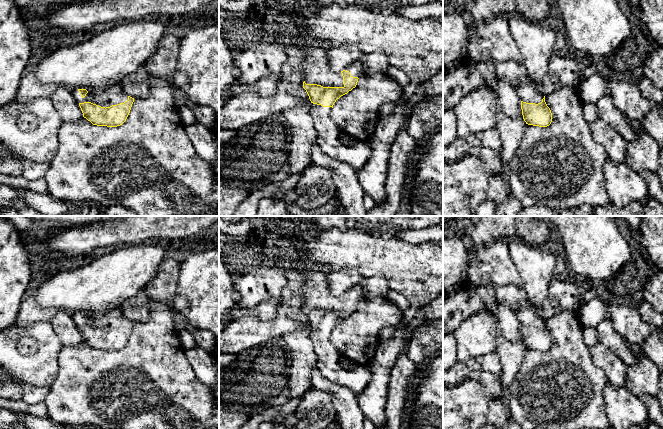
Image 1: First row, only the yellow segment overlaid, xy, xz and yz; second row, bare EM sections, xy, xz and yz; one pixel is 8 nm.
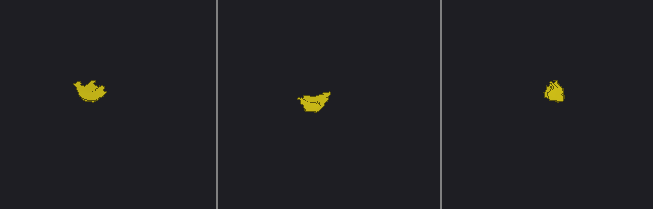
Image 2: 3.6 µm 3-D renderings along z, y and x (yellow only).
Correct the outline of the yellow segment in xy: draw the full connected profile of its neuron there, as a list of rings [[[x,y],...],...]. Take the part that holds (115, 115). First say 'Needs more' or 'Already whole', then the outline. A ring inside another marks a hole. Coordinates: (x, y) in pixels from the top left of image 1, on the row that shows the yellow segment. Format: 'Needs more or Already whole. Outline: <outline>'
Needs more. Outline: [[[121,83],[110,85],[97,93],[77,89],[73,91],[73,94],[79,103],[83,117],[97,126],[122,125],[134,102],[134,98],[124,92]]]

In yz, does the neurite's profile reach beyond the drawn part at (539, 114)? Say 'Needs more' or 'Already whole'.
Needs more

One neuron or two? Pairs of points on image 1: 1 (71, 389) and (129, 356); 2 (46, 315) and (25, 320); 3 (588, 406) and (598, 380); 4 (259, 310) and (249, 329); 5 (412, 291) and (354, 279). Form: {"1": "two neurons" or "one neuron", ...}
{"1": "one neuron", "2": "one neuron", "3": "one neuron", "4": "two neurons", "5": "two neurons"}

